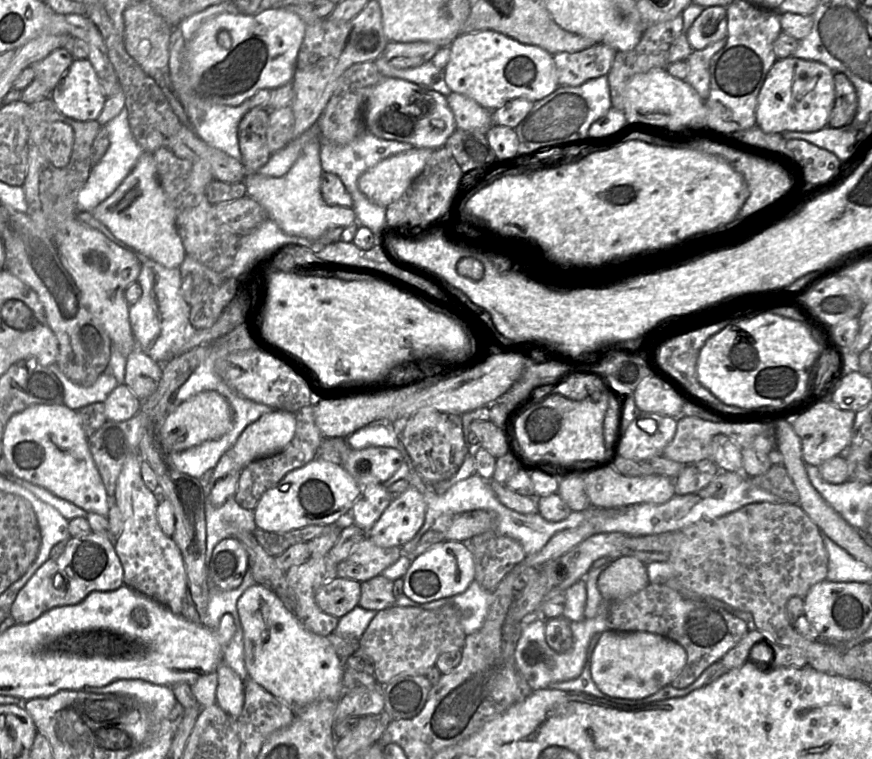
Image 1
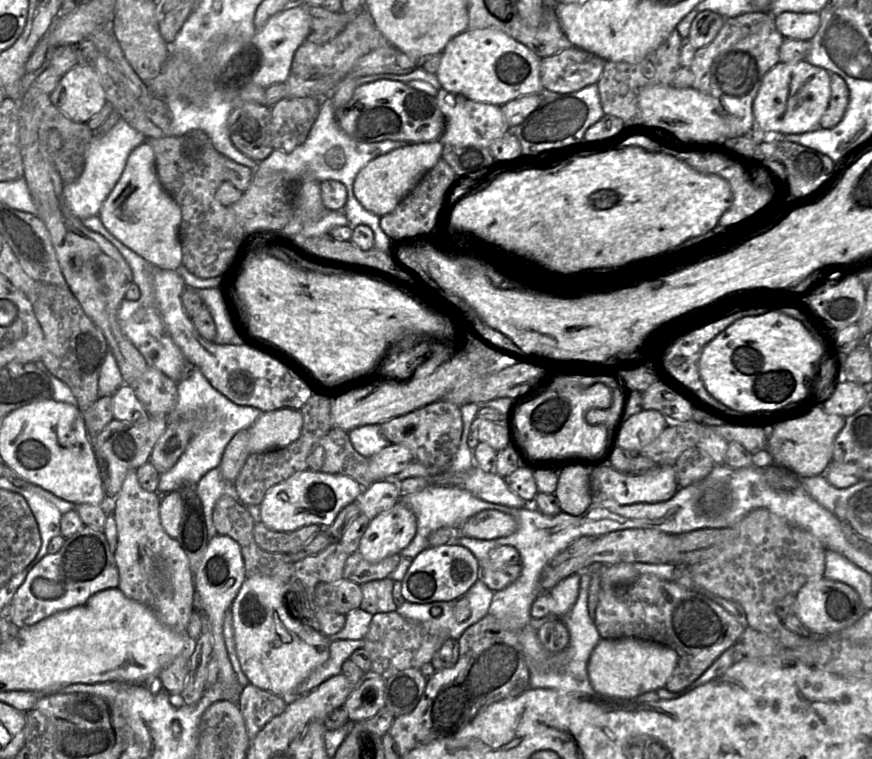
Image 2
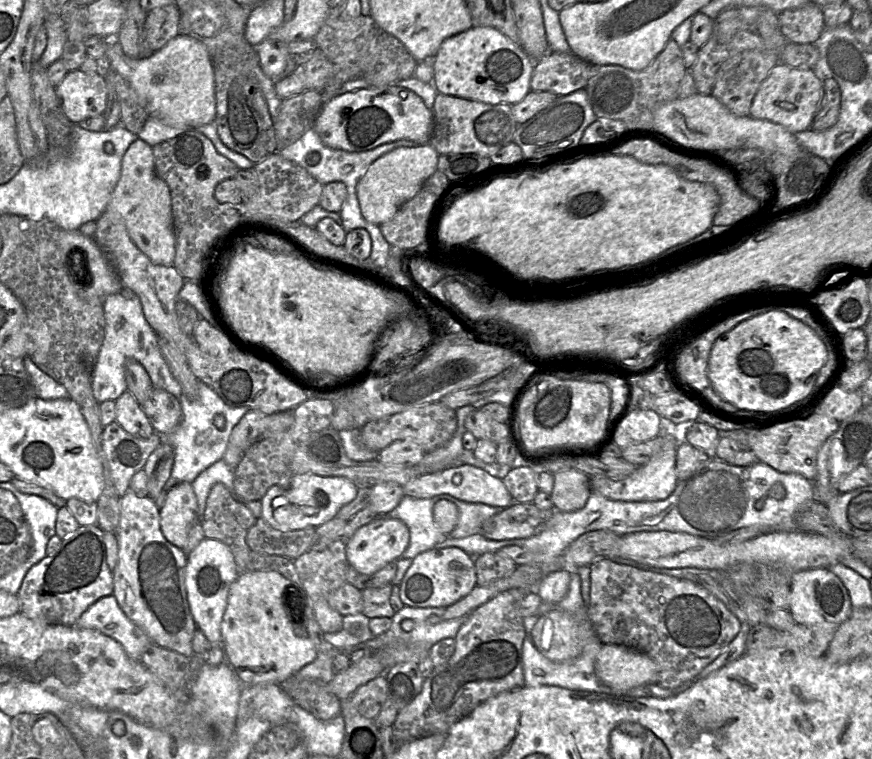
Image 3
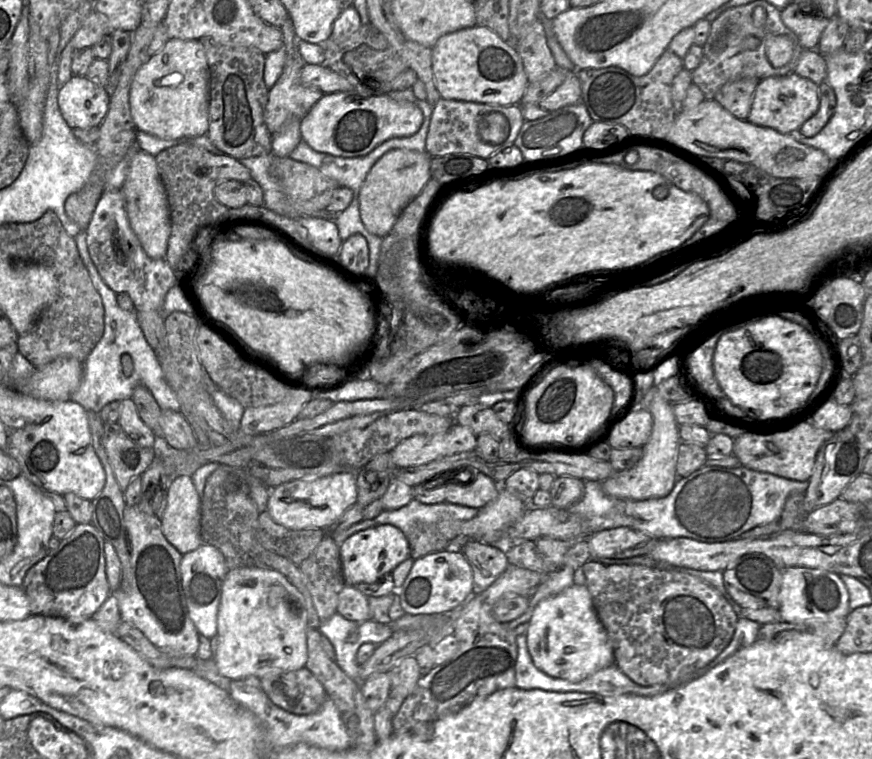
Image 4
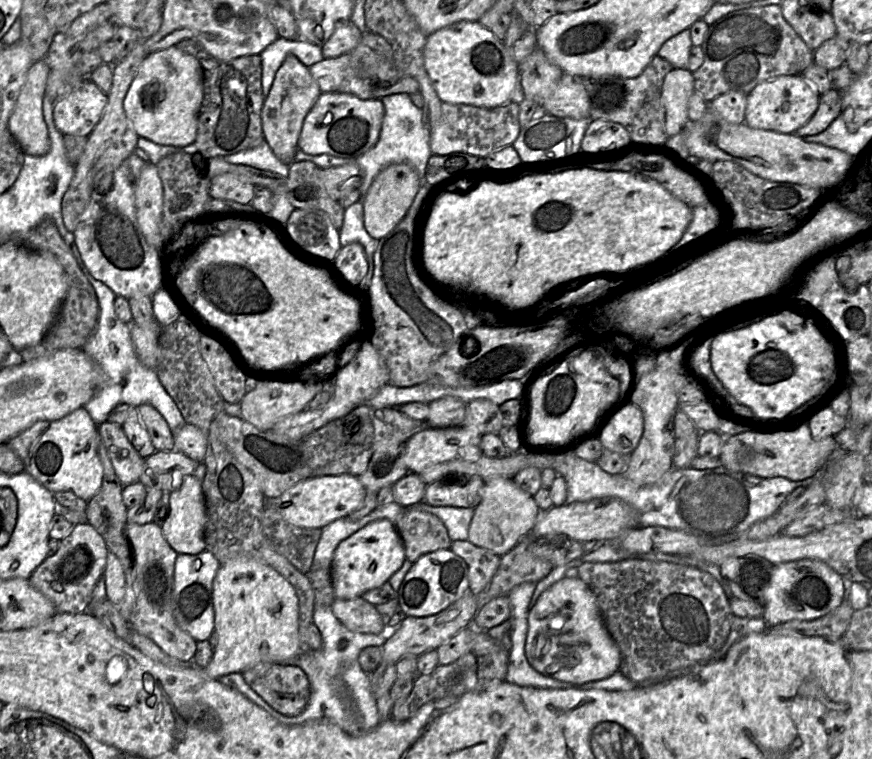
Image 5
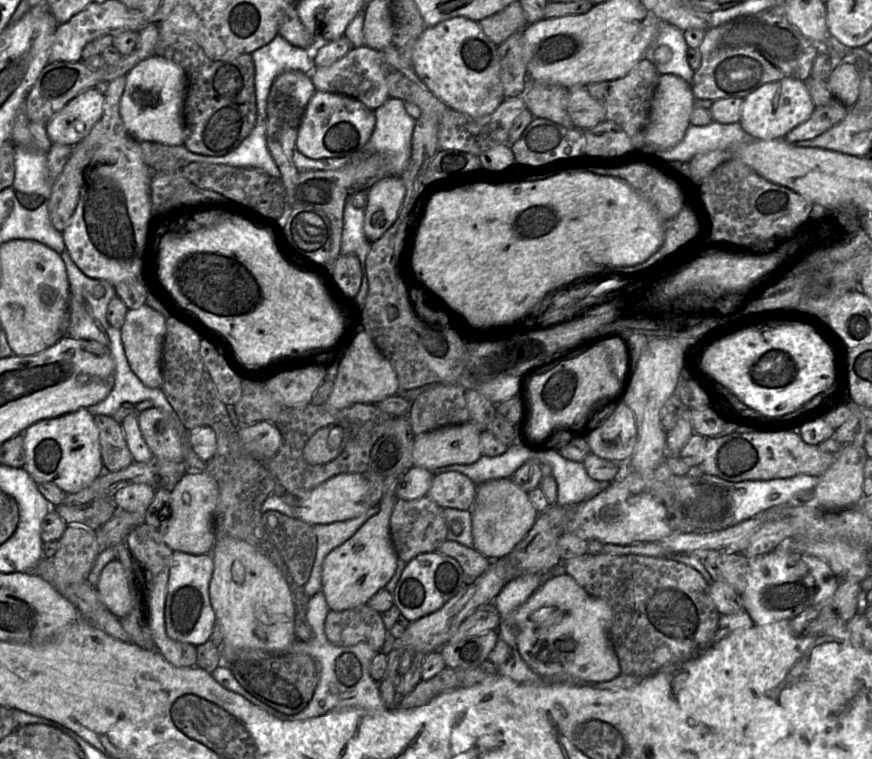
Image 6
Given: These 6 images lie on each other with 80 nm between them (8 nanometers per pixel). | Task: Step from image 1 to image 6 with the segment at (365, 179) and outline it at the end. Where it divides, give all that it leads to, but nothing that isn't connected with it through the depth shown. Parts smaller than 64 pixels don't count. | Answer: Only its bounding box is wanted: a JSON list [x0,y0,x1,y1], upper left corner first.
[364,176,405,243]

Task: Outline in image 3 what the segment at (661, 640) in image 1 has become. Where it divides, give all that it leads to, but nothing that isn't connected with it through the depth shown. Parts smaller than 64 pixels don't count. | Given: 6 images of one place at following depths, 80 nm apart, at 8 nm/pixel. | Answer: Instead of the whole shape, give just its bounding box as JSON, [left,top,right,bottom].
[595,644,657,691]

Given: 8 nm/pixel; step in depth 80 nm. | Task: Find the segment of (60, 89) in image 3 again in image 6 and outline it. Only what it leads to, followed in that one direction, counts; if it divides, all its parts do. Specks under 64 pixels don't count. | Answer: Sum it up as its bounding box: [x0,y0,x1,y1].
[46,86,104,145]

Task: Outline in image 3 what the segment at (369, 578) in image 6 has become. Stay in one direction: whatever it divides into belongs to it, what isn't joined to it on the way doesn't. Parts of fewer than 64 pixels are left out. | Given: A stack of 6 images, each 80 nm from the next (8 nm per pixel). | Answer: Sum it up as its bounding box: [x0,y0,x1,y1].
[346,515,410,574]

